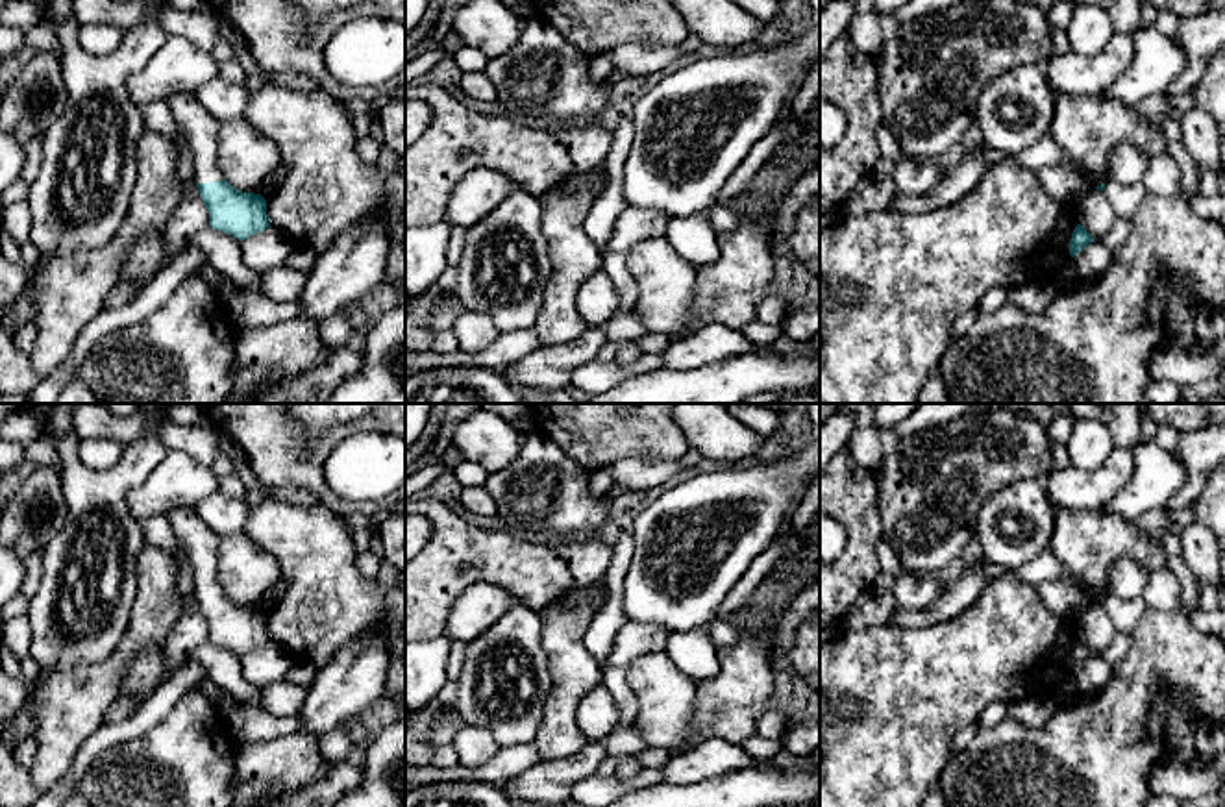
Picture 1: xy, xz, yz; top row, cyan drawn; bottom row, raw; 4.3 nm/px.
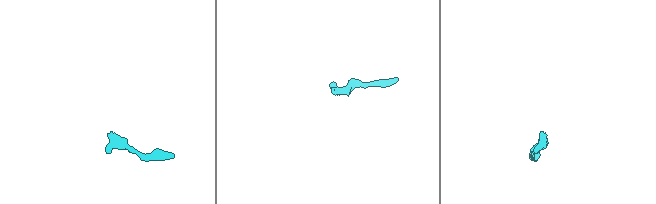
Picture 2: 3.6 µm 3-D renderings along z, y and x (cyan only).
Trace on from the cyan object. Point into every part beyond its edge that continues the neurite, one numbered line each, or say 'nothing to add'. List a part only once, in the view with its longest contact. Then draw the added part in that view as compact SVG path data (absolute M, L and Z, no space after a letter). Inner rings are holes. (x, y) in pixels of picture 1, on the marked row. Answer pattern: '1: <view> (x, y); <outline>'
1: xy (193, 121); M178 93L165 102L174 124L191 146L194 183L222 181L224 178L217 161L217 133L220 122L200 106L192 93Z

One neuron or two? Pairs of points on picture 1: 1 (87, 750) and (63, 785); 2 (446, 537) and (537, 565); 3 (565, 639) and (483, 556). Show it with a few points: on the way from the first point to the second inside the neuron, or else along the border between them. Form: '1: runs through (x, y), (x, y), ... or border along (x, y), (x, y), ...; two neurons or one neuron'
1: runs through (82, 759), (73, 776); one neuron
2: runs through (469, 556), (491, 556), (515, 565); one neuron
3: border along (578, 589), (563, 593), (539, 611); two neurons

